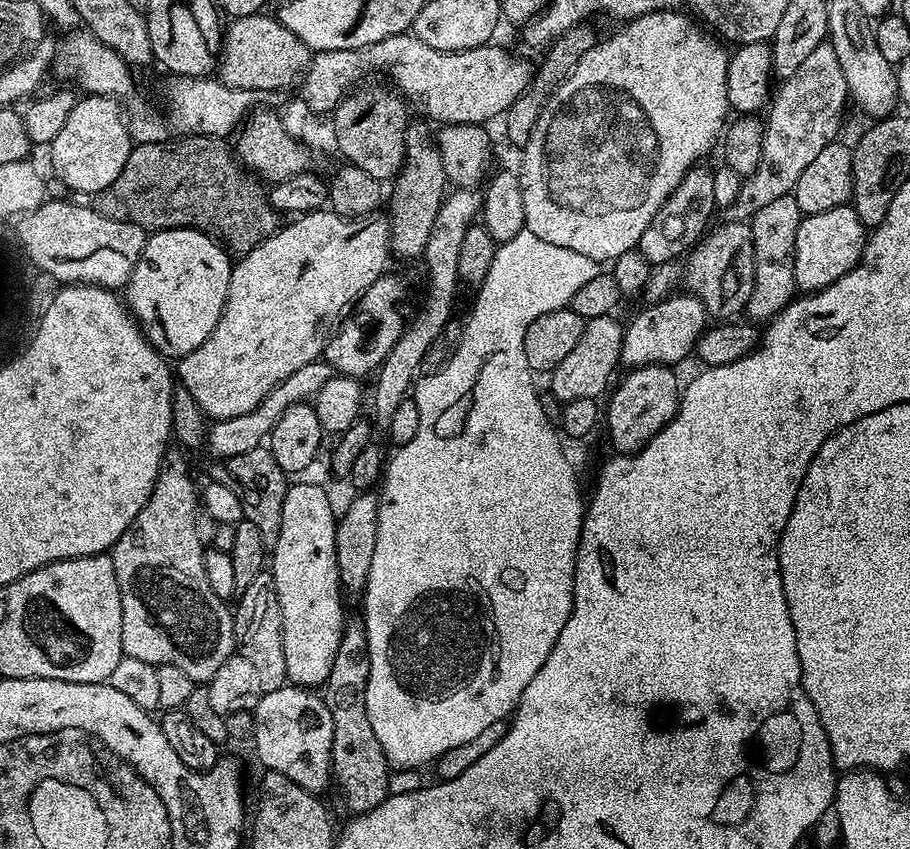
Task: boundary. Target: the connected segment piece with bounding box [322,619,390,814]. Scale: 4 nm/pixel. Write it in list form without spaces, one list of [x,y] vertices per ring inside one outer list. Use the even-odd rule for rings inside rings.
[[[349,619],[338,642],[338,654],[334,654],[334,666],[330,666],[328,679],[322,685],[322,695],[326,710],[330,710],[330,722],[334,722],[332,775],[352,814],[374,810],[374,806],[390,795],[390,765],[382,750],[382,742],[378,742],[378,734],[374,734],[374,726],[370,726],[370,718],[366,714],[366,682],[369,678],[368,635],[359,619]]]

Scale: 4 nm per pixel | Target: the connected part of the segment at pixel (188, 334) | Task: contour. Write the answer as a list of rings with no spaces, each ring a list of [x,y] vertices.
[[[196,226],[164,228],[161,232],[152,232],[145,239],[142,254],[126,285],[126,303],[129,312],[136,317],[140,331],[161,356],[179,358],[198,350],[198,346],[210,338],[214,326],[218,326],[218,318],[222,314],[230,288],[233,265],[227,254],[229,255],[221,241]]]

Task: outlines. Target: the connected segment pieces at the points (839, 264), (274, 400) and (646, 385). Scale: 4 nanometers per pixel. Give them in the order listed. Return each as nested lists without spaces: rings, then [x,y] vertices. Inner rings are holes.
[[[851,206],[826,210],[823,214],[804,216],[796,235],[794,278],[801,293],[821,292],[826,286],[838,282],[860,260],[866,243],[866,229]]]
[[[323,359],[315,360],[302,366],[302,370],[294,370],[290,378],[278,382],[278,386],[274,386],[274,390],[270,390],[270,394],[266,394],[266,398],[262,398],[262,402],[258,402],[254,410],[250,410],[250,414],[238,414],[238,418],[212,420],[206,428],[206,444],[208,440],[209,454],[220,456],[216,458],[226,461],[238,454],[246,454],[246,450],[261,447],[274,430],[274,426],[278,426],[278,418],[282,418],[284,411],[295,404],[311,401],[318,394],[318,390],[326,386],[326,382],[333,374],[334,369]]]
[[[647,364],[646,367],[629,369],[626,376],[613,387],[604,410],[604,426],[608,428],[608,436],[613,446],[612,450],[619,455],[632,455],[640,452],[648,444],[653,434],[661,432],[676,416],[677,406],[680,404],[682,388],[675,372],[671,367],[663,364]]]

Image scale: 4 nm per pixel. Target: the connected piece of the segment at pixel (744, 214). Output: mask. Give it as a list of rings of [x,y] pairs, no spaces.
[[[831,43],[814,46],[796,73],[786,78],[775,89],[767,109],[768,120],[763,121],[764,137],[758,166],[749,176],[743,177],[738,198],[722,216],[728,222],[751,221],[762,206],[777,198],[792,195],[802,170],[824,147],[833,143],[840,132],[840,119],[844,116],[844,103],[849,103],[848,83],[842,74],[842,62],[834,54]]]

